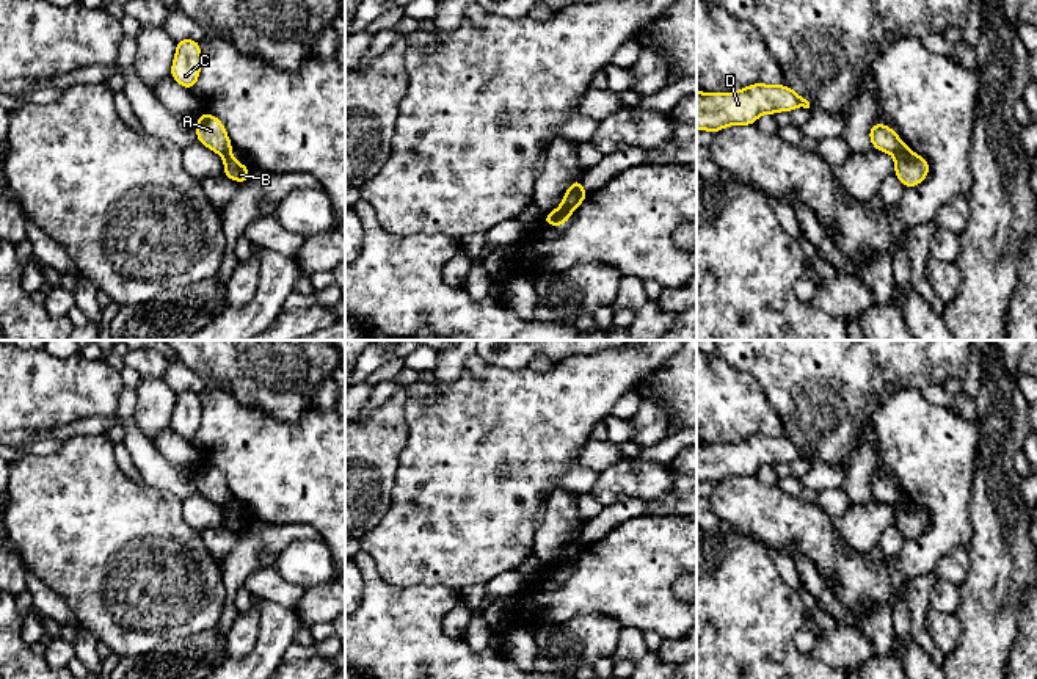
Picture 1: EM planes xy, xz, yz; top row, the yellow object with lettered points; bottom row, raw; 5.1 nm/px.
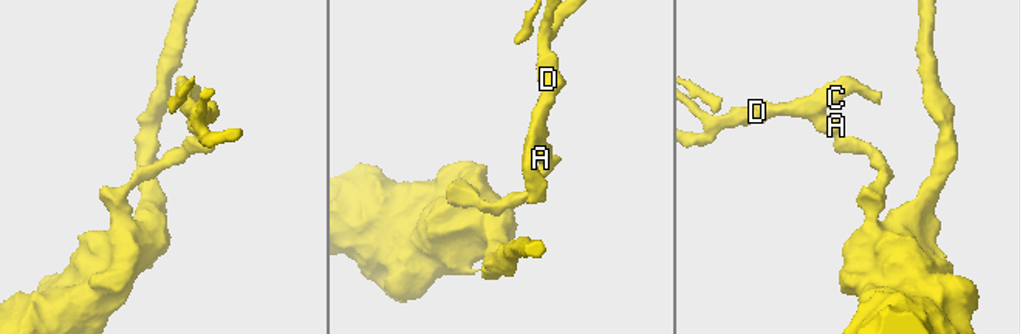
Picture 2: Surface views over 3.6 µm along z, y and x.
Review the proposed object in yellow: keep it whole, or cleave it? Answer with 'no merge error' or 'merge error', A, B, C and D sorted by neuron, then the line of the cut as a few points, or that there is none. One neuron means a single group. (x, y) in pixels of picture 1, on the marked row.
merge error | A C D / B | yz (902, 145), (893, 154)

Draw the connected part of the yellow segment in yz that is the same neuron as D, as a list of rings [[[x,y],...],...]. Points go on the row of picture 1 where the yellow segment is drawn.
[[[753,83],[734,93],[697,91],[697,130],[717,133],[728,125],[750,125],[767,113],[810,108],[810,102],[786,85]]]

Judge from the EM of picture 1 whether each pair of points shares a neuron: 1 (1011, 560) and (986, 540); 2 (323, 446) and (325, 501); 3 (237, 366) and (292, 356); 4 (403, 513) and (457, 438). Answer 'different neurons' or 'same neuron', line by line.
1: same neuron
2: same neuron
3: same neuron
4: same neuron

